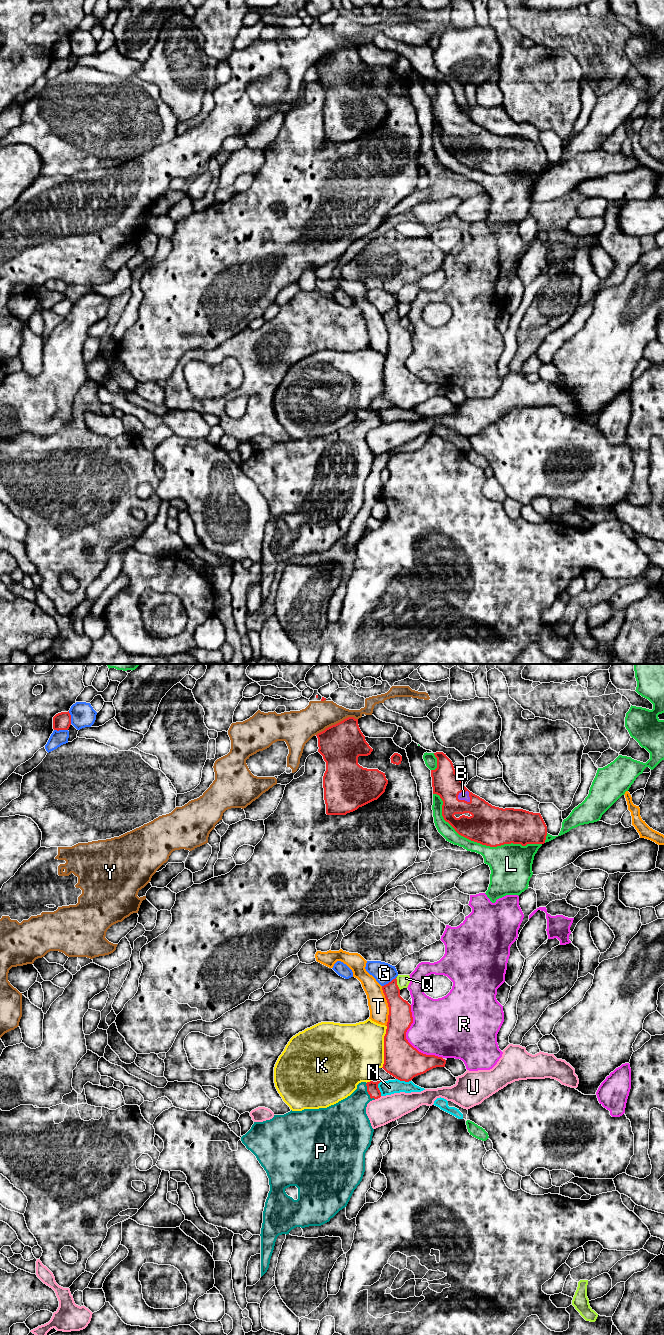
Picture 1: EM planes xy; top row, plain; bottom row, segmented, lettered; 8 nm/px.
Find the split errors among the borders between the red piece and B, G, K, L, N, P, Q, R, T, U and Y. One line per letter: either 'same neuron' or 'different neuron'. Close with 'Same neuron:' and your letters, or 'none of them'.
B: same neuron
G: different neuron
K: different neuron
L: different neuron
N: different neuron
P: same neuron
Q: different neuron
R: different neuron
T: different neuron
U: different neuron
Y: different neuron
Same neuron: B, P

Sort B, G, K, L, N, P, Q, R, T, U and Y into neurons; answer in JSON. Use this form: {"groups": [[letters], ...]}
{"groups": [["B", "P"], ["G"], ["K"], ["L"], ["N"], ["Q"], ["R"], ["T"], ["U"], ["Y"]]}

